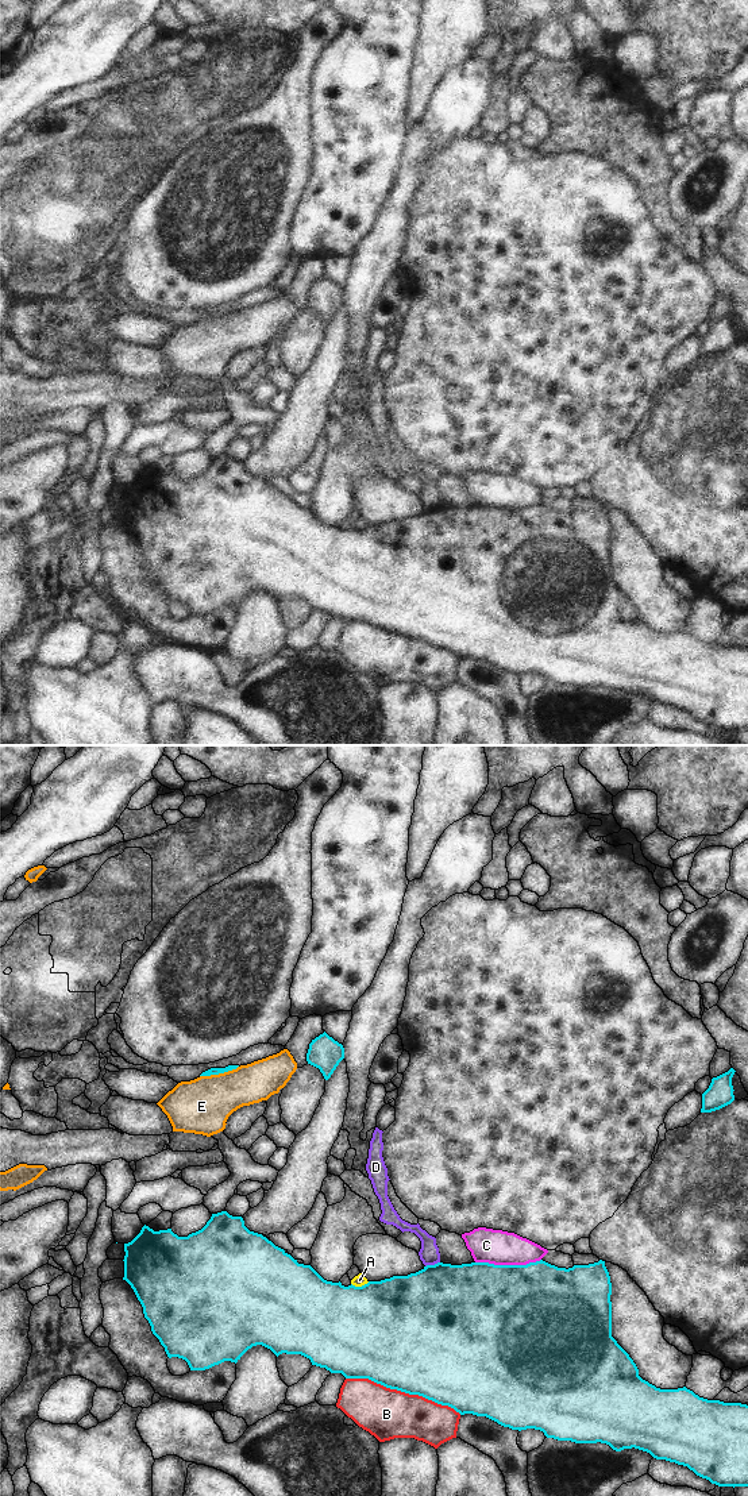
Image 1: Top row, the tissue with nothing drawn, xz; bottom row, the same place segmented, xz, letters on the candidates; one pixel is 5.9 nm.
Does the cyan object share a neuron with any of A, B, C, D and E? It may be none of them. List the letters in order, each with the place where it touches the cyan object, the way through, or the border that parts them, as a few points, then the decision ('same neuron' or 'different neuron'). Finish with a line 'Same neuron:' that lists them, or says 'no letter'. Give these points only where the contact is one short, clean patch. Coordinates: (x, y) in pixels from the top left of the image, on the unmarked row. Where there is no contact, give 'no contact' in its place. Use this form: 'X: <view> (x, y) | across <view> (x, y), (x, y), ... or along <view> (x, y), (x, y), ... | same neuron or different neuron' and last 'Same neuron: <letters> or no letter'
A: xz (359, 531) | different neuron
B: xz (404, 635) | different neuron
C: xz (508, 509) | different neuron
D: xz (432, 509) | along xz (439, 505), (425, 511) | different neuron
E: xz (219, 316) | different neuron
Same neuron: no letter

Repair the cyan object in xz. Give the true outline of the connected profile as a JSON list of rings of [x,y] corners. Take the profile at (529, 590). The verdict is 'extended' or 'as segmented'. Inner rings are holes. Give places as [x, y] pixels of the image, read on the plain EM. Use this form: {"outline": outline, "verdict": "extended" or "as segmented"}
{"outline": [[[227,455],[212,458],[201,474],[188,481],[178,481],[171,473],[154,475],[144,469],[131,486],[124,487],[124,496],[123,524],[131,529],[140,545],[153,578],[159,583],[169,602],[185,604],[190,614],[205,614],[224,605],[236,608],[248,593],[262,589],[277,601],[282,597],[301,598],[309,602],[312,609],[325,612],[331,617],[342,617],[346,622],[369,622],[386,632],[419,639],[437,648],[448,649],[460,659],[486,660],[504,671],[518,675],[527,672],[540,674],[547,682],[558,685],[601,686],[616,695],[635,691],[649,697],[656,703],[687,710],[697,720],[718,730],[748,730],[748,649],[707,644],[686,631],[660,633],[643,624],[633,604],[612,581],[612,527],[602,504],[589,509],[574,509],[568,513],[558,512],[543,504],[527,509],[494,509],[489,506],[451,509],[437,506],[408,520],[369,525],[362,531],[352,528],[344,531],[340,525],[324,524],[311,509],[298,508],[297,504],[266,481],[250,475],[242,460],[232,460]]], "verdict": "as segmented"}

